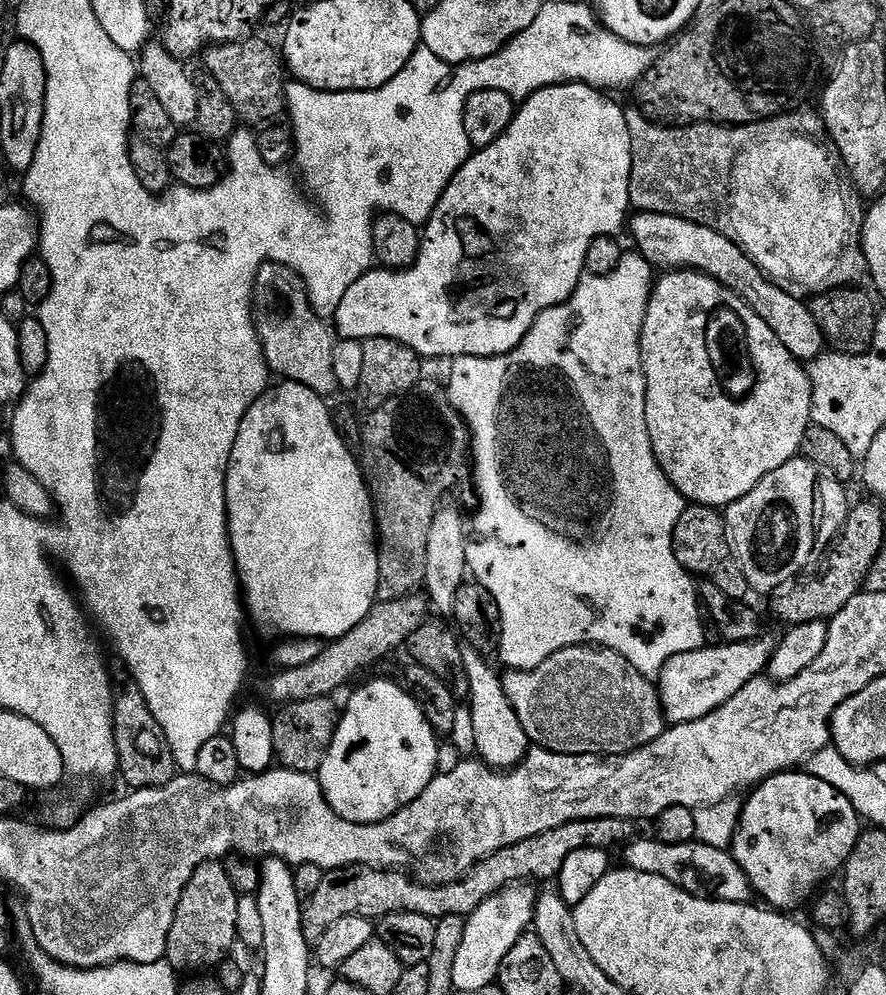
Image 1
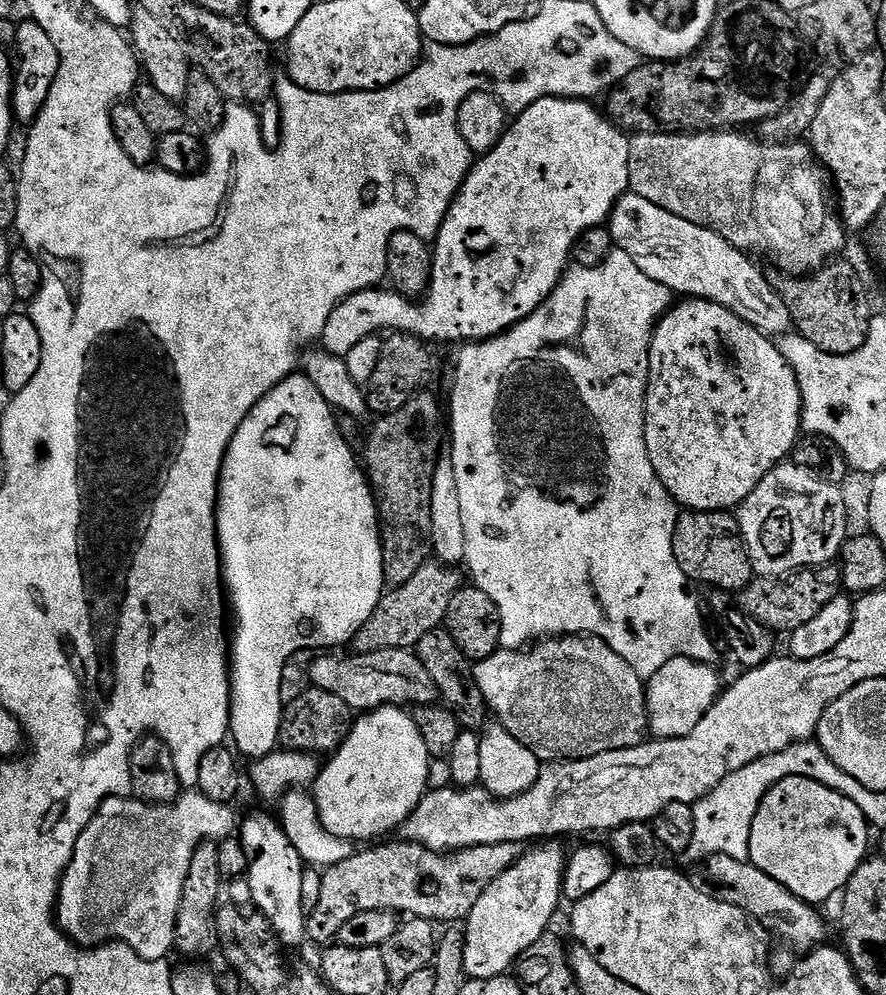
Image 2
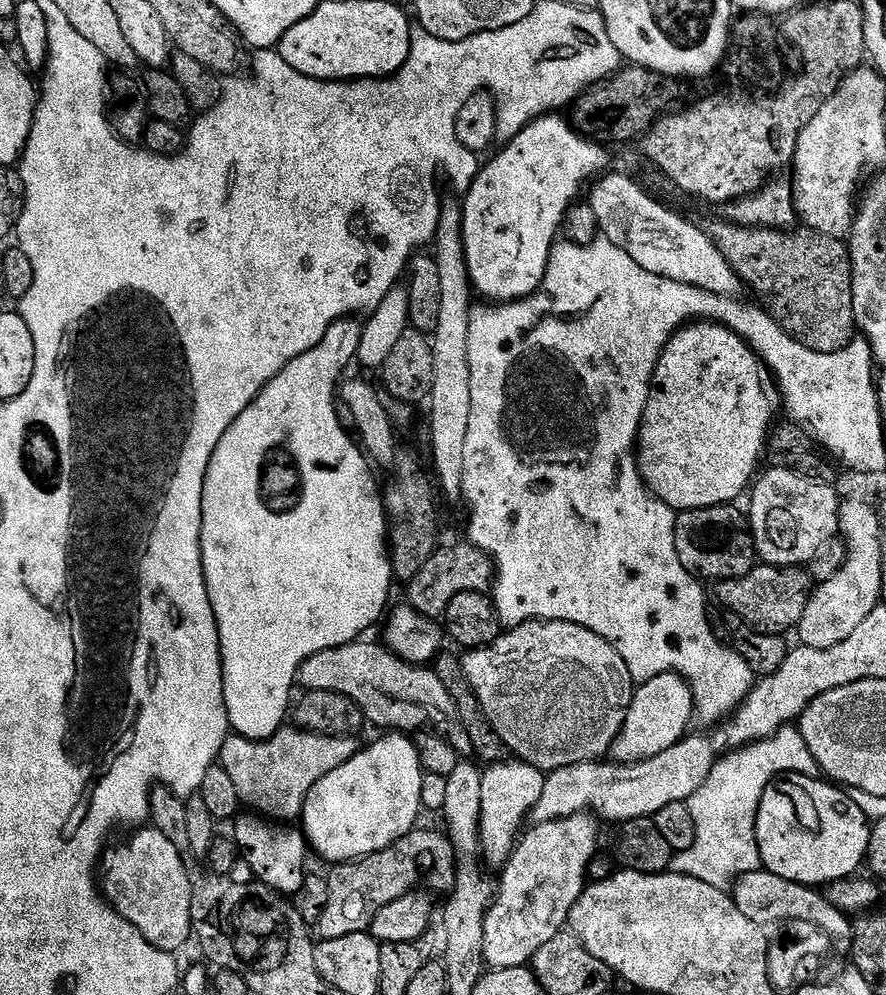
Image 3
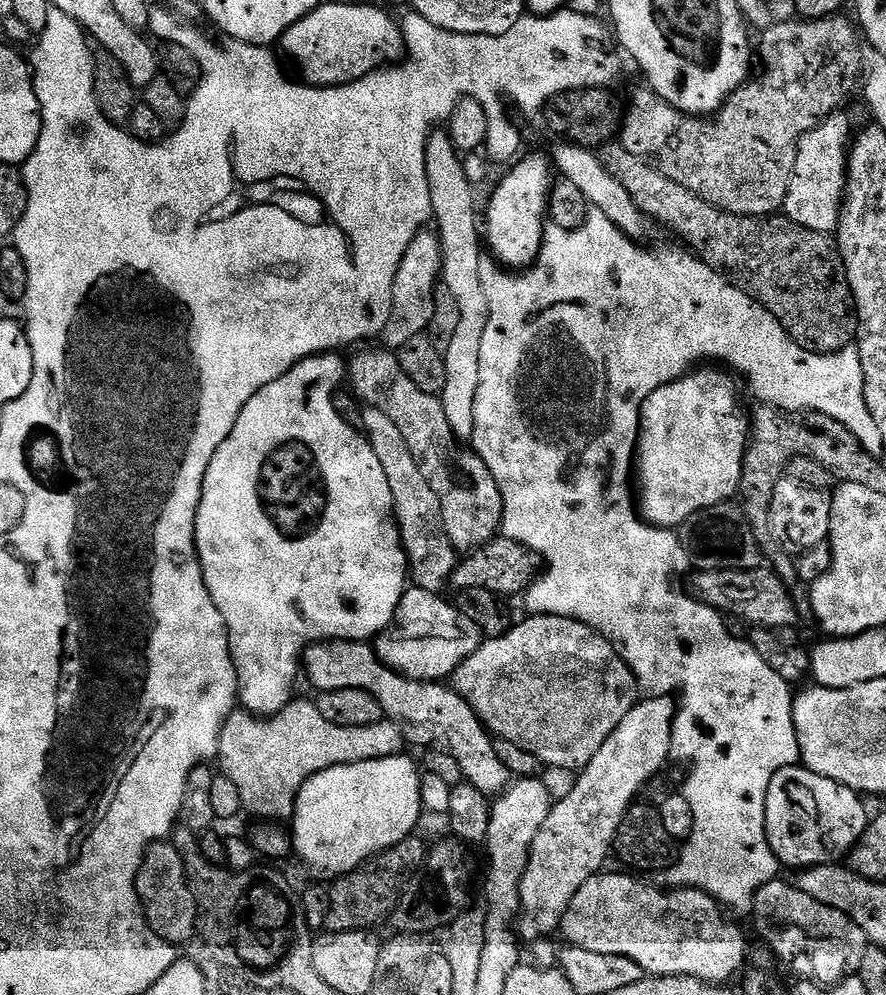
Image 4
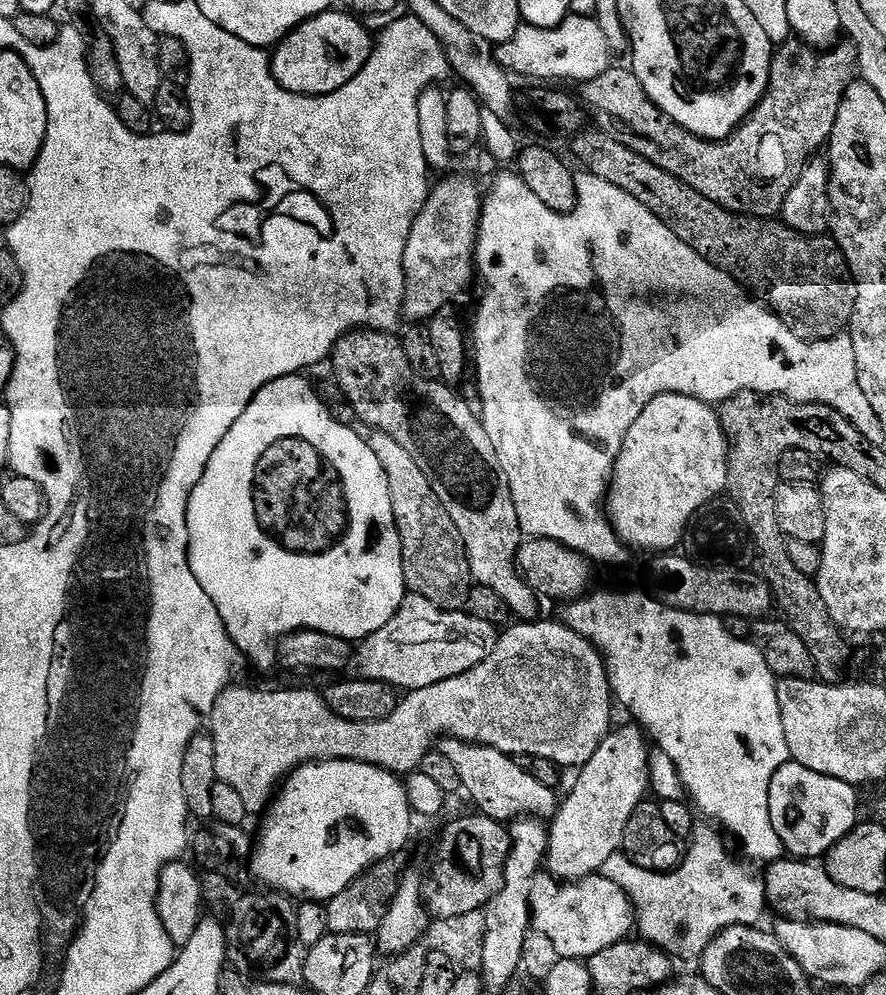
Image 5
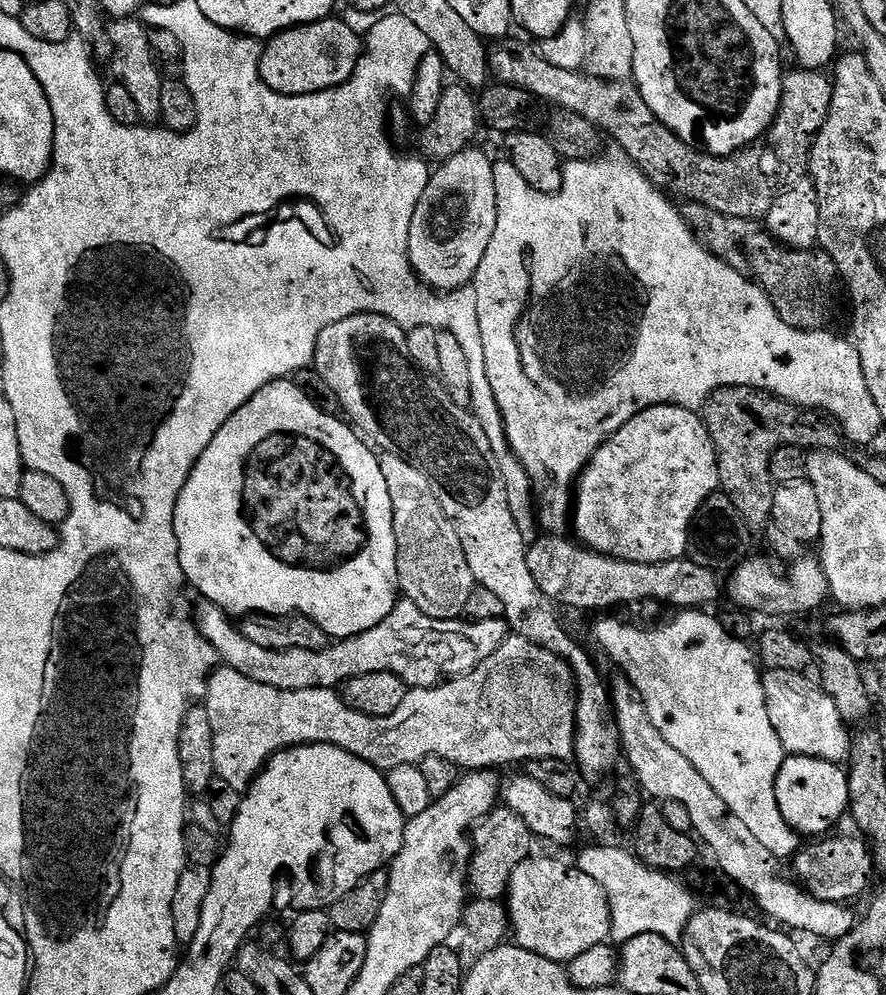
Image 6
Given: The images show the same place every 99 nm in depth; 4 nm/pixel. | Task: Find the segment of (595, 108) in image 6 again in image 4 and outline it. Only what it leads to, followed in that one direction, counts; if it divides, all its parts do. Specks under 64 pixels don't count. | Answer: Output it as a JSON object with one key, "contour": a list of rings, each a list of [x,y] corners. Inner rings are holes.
{"contour":[[[844,14],[834,16],[823,16],[817,20],[805,20],[803,18],[795,18],[796,20],[784,20],[773,22],[763,29],[764,36],[758,40],[758,60],[764,64],[768,64],[764,68],[764,73],[760,77],[749,79],[748,83],[743,84],[741,88],[729,96],[727,102],[723,104],[720,111],[707,116],[692,116],[688,112],[679,112],[674,106],[670,106],[661,96],[656,95],[651,88],[641,86],[632,92],[628,104],[626,100],[626,111],[622,116],[622,123],[618,133],[618,142],[626,150],[630,150],[630,154],[634,154],[634,158],[642,158],[650,166],[654,166],[663,176],[670,178],[670,182],[678,182],[678,186],[686,186],[686,190],[694,190],[694,194],[698,194],[706,202],[710,202],[716,208],[721,208],[723,212],[733,212],[739,216],[771,216],[779,213],[784,206],[784,199],[788,193],[790,186],[790,178],[794,174],[794,162],[798,154],[798,142],[810,130],[814,130],[814,126],[818,126],[827,116],[832,115],[841,107],[840,104],[852,92],[852,87],[857,87],[858,81],[862,76],[864,68],[865,49],[860,48],[860,40],[862,44],[862,36],[858,31],[857,25],[852,24],[844,17]]]}

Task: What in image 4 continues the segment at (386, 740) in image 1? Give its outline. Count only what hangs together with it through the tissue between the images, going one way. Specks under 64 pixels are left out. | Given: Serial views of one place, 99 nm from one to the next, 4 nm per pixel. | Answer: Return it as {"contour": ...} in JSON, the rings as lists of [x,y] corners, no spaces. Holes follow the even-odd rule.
{"contour":[[[405,754],[377,760],[363,760],[357,764],[334,766],[314,774],[302,786],[296,799],[296,814],[290,821],[290,835],[295,855],[312,872],[320,876],[339,878],[361,864],[393,848],[398,842],[417,831],[416,823],[422,817],[420,802],[421,769]]]}

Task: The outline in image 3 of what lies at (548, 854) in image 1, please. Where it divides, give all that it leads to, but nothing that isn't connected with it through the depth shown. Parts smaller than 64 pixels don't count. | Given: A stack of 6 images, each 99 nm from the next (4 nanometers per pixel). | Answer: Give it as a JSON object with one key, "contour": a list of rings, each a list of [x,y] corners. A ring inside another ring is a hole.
{"contour":[[[417,826],[407,832],[398,842],[386,846],[386,850],[378,850],[374,854],[364,856],[360,860],[350,860],[346,864],[335,865],[332,873],[327,873],[328,901],[324,903],[320,916],[320,940],[330,938],[346,938],[346,934],[358,934],[368,932],[372,927],[374,918],[382,906],[390,906],[390,902],[398,902],[408,892],[417,891],[423,885],[425,889],[433,893],[451,893],[456,885],[456,874],[458,869],[458,855],[452,841],[448,839],[443,831],[431,832],[428,828]]]}

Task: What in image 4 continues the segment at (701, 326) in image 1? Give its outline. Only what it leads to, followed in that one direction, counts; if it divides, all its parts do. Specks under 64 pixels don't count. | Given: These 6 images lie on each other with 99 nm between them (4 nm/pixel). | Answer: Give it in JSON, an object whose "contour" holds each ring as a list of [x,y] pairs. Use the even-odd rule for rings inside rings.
{"contour":[[[719,367],[705,368],[708,368],[705,372],[689,371],[680,379],[654,390],[640,411],[640,431],[634,457],[634,480],[640,483],[638,508],[643,519],[657,528],[679,529],[686,518],[698,514],[698,510],[727,504],[740,491],[750,420],[740,409],[740,400],[736,397],[737,381]]]}

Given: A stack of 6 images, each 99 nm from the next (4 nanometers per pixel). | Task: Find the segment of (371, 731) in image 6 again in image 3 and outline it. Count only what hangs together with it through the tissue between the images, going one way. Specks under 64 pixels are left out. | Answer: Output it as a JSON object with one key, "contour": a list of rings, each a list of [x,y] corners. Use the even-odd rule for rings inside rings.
{"contour":[[[528,620],[516,628],[507,629],[492,644],[484,648],[465,651],[462,656],[462,667],[486,718],[502,738],[505,749],[513,757],[523,760],[525,764],[533,764],[545,774],[566,766],[596,762],[607,757],[611,753],[612,743],[616,741],[626,722],[628,707],[634,691],[634,681],[626,662],[622,662],[622,654],[618,654],[618,650],[614,650],[614,646],[606,642],[606,638],[594,634],[594,630],[586,630],[586,626],[578,626],[574,622],[565,620]],[[295,726],[281,728],[269,740],[247,740],[245,736],[232,734],[224,741],[218,764],[233,779],[234,786],[240,795],[241,805],[248,807],[249,804],[252,807],[249,809],[253,813],[267,816],[270,820],[292,822],[295,821],[295,816],[297,819],[303,813],[308,795],[314,790],[317,782],[326,778],[330,770],[338,770],[338,766],[350,762],[350,758],[356,756],[358,745],[354,741],[355,739],[346,736],[323,736],[317,732],[306,732],[303,728]]]}

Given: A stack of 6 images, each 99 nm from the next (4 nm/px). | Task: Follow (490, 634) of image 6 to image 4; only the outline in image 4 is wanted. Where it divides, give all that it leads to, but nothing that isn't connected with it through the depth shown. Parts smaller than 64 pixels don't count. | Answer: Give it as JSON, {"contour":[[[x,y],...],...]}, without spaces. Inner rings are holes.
{"contour":[[[415,586],[409,587],[404,596],[398,602],[396,613],[392,621],[387,624],[375,637],[374,651],[378,659],[384,663],[387,668],[400,673],[401,676],[407,676],[409,680],[423,680],[425,682],[440,682],[452,671],[459,669],[464,660],[471,652],[476,651],[482,643],[482,633],[474,622],[470,622],[464,615],[457,610],[455,603],[443,600],[443,595],[427,592]]]}

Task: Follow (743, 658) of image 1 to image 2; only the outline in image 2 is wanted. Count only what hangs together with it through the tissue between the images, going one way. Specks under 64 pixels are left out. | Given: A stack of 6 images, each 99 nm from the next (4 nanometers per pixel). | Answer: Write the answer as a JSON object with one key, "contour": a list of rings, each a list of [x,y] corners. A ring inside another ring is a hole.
{"contour":[[[685,656],[674,658],[646,681],[648,693],[648,730],[657,740],[682,738],[702,722],[702,718],[714,706],[720,696],[720,676],[708,662],[691,660]]]}

